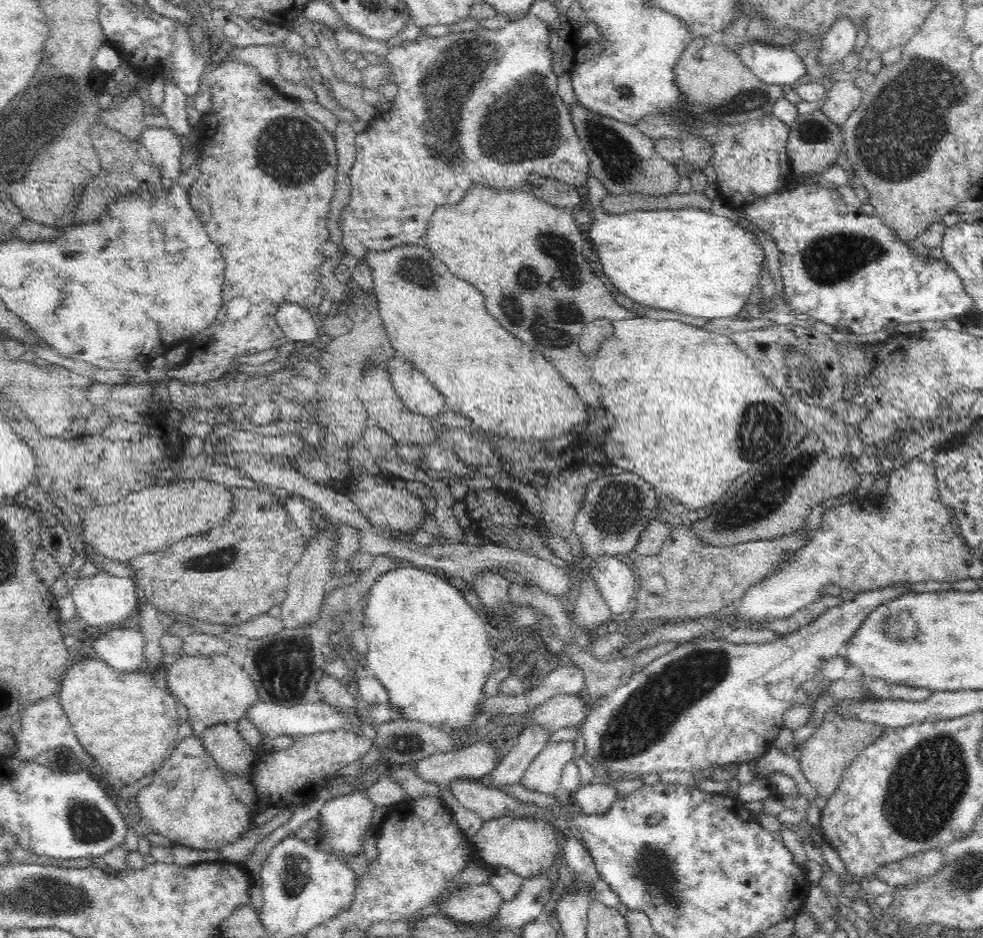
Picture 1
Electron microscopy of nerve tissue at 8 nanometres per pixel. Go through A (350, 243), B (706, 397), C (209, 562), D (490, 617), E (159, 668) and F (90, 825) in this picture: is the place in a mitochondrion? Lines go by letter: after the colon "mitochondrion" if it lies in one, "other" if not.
A: other
B: other
C: mitochondrion
D: other
E: other
F: mitochondrion

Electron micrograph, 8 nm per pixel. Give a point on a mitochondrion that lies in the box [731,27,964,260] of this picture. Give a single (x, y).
(811, 132)

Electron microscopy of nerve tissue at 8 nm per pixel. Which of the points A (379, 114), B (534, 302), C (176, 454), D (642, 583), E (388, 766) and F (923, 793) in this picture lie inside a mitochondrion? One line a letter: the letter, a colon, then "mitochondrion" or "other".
A: other
B: mitochondrion
C: other
D: other
E: other
F: mitochondrion

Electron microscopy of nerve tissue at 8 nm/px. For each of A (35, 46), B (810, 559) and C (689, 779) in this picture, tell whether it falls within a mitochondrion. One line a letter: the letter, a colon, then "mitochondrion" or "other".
A: other
B: other
C: other

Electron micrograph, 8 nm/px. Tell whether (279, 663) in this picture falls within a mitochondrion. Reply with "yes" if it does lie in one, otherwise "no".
yes

